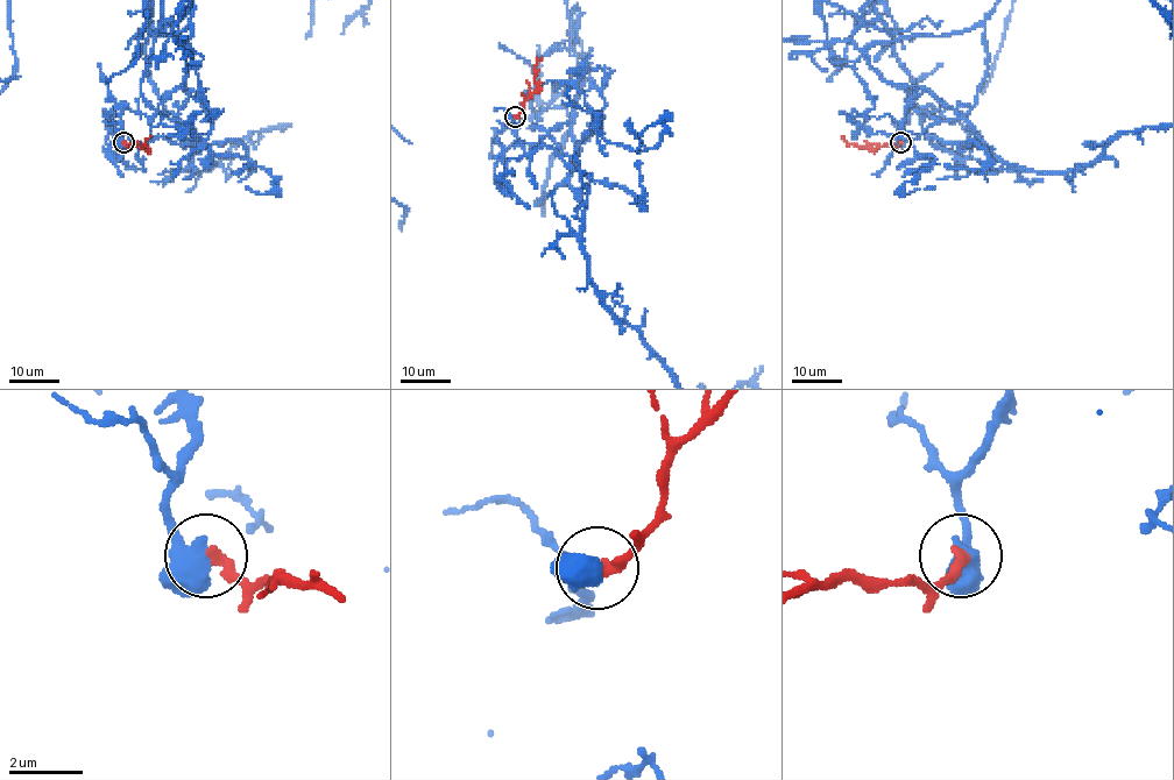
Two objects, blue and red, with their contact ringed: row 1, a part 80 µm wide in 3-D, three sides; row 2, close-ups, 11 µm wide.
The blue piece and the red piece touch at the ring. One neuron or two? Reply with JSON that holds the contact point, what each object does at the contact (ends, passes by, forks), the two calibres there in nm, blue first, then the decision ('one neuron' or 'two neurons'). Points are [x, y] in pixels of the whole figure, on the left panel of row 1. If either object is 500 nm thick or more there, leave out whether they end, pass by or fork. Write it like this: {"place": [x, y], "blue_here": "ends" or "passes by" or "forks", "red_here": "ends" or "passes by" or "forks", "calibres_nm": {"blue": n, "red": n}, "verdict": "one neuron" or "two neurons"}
{"place": [124, 142], "calibres_nm": {"blue": 550, "red": 320}, "verdict": "one neuron"}

